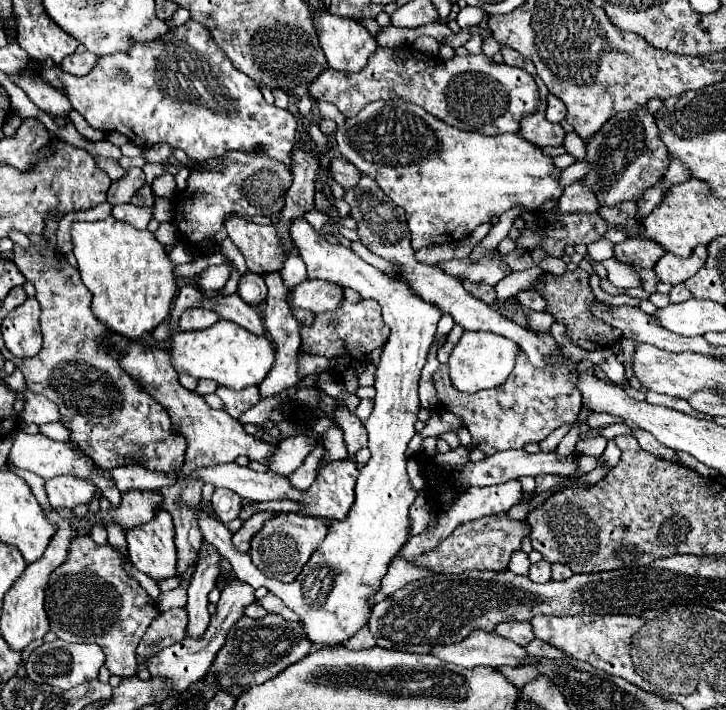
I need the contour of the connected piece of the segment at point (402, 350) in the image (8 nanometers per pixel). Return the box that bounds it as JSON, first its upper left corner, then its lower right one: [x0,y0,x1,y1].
[199,218,441,648]

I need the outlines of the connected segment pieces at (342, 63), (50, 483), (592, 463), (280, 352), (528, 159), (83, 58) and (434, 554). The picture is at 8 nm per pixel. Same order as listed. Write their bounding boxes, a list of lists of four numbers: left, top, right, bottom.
[[313,10,377,72],[45,476,95,510],[573,456,599,478],[261,272,301,398],[335,100,563,250],[59,52,97,74],[415,512,529,574]]

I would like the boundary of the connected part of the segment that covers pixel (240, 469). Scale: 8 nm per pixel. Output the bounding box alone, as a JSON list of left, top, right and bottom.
[195,462,303,502]

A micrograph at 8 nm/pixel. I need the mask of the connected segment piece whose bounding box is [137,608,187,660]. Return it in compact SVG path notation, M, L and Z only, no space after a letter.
M171 608L163 614L159 614L147 632L143 634L139 646L137 646L137 658L149 660L163 648L179 642L185 638L185 626L187 626L187 612L185 608Z

